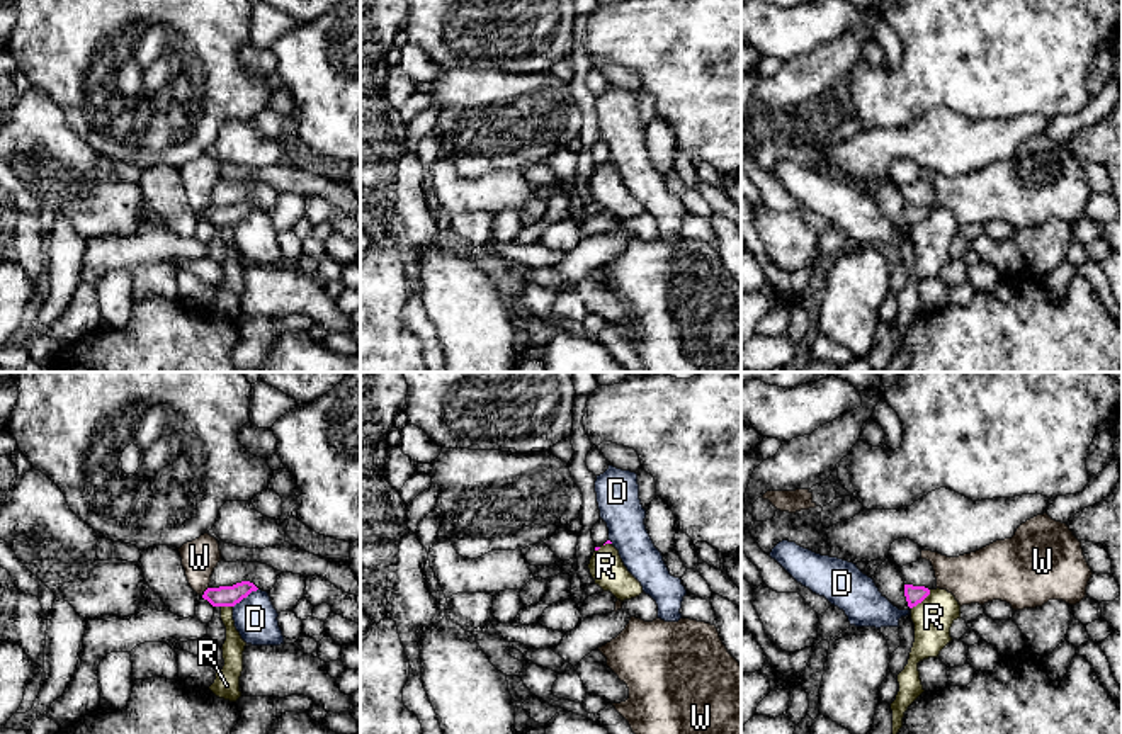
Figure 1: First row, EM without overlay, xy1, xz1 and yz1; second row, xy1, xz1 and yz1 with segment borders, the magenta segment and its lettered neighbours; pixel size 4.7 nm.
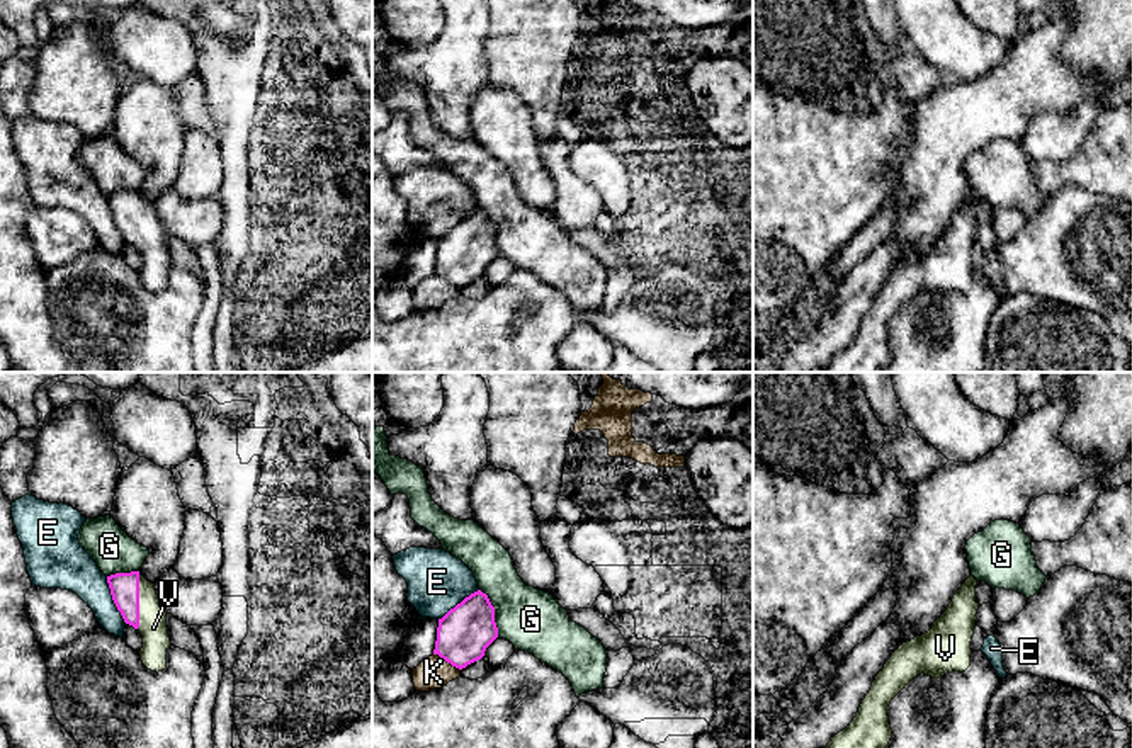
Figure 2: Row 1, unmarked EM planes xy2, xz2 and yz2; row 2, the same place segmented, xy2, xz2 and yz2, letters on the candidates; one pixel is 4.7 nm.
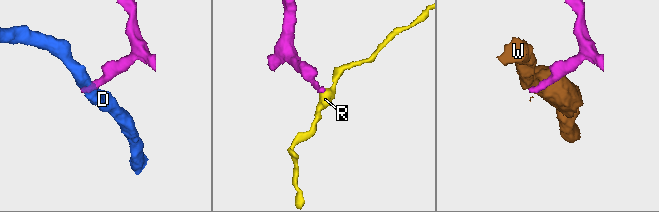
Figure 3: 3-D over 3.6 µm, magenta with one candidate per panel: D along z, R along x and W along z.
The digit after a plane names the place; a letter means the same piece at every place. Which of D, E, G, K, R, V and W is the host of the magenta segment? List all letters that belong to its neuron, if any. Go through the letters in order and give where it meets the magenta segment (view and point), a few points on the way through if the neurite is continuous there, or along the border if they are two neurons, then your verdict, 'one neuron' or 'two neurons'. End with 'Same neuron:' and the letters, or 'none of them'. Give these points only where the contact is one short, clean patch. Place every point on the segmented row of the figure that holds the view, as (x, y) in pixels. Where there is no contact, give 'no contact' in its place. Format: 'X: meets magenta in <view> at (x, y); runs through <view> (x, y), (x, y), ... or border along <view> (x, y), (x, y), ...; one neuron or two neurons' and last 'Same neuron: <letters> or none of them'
D: meets magenta in xy1 at (245, 597); border along xy1 (257, 588), (233, 607); two neurons
E: meets magenta in xy2 at (113, 599); two neurons
G: meets magenta in xz2 at (493, 612); border along xz2 (480, 589), (493, 607), (498, 634); two neurons
K: meets magenta in xz2 at (447, 662); border along xz2 (434, 653), (459, 670); two neurons
R: meets magenta in yz1 at (922, 600); border along yz1 (930, 590), (912, 609); two neurons
V: meets magenta in xy2 at (138, 602); one neuron
W: meets magenta in xy1 at (206, 590); border along xy1 (208, 587), (203, 592); two neurons
Same neuron: V

